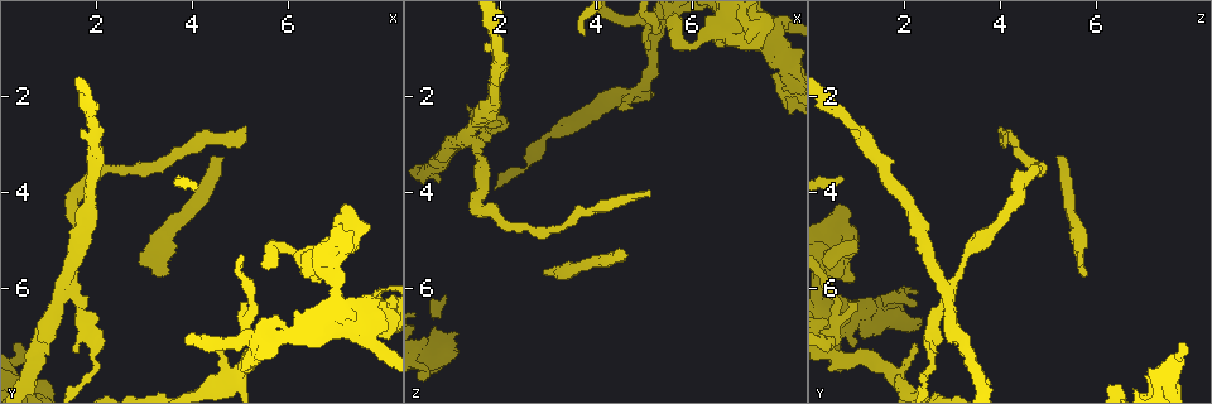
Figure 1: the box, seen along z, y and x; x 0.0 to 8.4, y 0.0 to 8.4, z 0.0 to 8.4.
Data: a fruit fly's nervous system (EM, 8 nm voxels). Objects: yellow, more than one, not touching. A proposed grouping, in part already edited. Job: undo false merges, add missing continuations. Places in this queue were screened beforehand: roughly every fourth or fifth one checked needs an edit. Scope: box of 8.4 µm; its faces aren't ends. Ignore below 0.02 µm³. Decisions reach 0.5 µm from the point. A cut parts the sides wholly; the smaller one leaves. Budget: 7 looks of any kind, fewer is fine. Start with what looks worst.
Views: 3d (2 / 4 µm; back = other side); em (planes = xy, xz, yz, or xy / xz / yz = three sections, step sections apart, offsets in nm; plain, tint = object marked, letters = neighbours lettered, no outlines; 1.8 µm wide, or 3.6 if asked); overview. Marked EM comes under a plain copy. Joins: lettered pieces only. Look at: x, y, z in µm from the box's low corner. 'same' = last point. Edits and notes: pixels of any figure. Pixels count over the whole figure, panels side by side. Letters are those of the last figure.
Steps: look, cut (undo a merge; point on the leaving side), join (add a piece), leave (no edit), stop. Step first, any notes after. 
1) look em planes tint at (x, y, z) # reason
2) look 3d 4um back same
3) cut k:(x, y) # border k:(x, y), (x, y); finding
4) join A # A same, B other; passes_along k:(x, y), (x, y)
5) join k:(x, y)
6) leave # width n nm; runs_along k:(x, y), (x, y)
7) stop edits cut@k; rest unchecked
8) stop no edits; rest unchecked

look em xy step 8 tint at (1.30, 6.20, 2.95) # abrupt turn

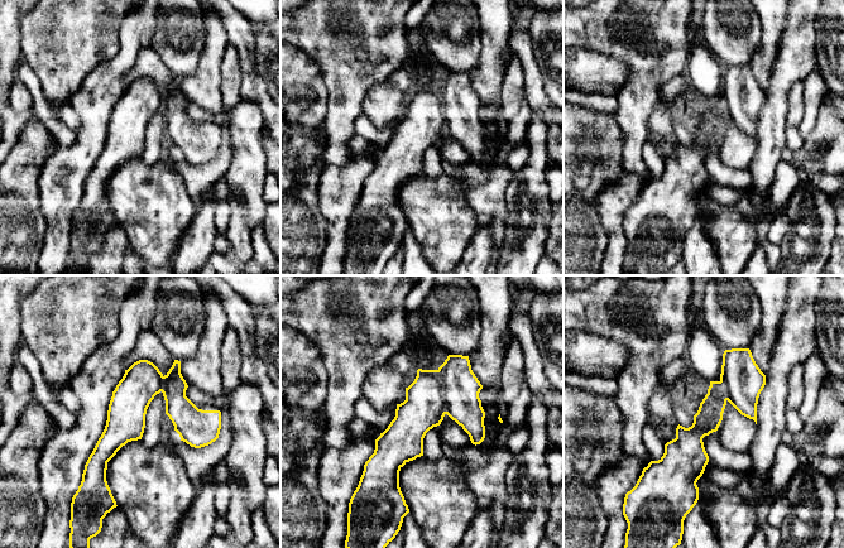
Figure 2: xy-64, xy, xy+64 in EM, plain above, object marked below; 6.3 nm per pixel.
look em planes letters same

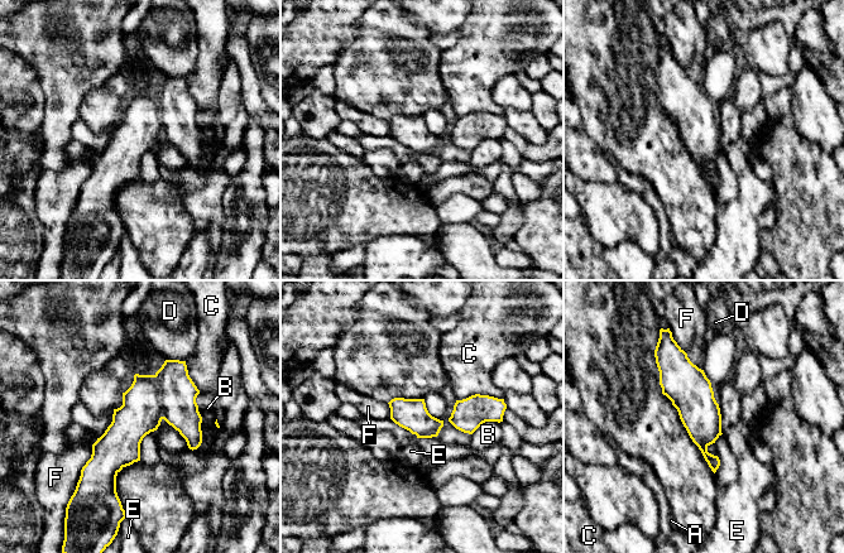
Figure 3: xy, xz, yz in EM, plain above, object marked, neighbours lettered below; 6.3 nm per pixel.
cut 3:(178, 393) # A other, B other, C other, D other, E other, F other; border 3:(154, 375), (158, 383), (162, 418); two neurons meet here

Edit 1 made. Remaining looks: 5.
look overview # redraw

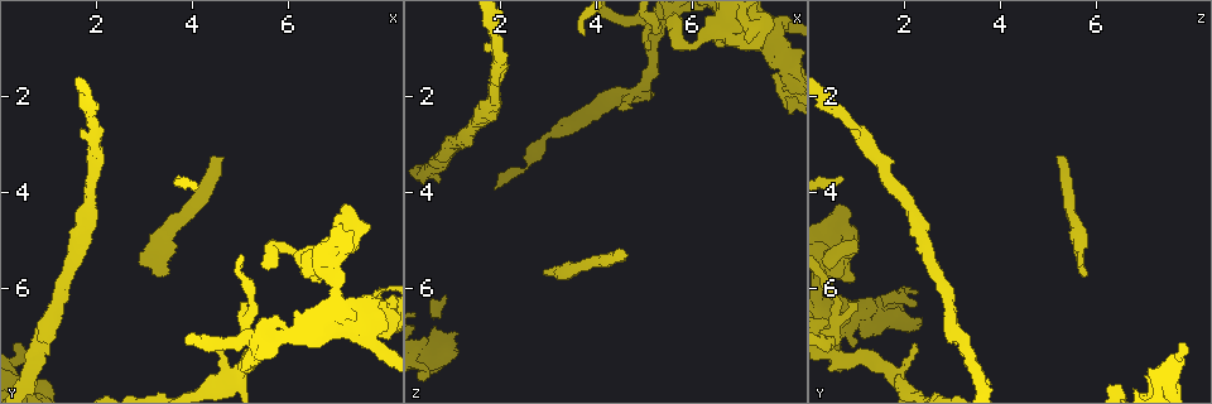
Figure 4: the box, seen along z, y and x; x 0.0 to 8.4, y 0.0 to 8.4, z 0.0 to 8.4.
look em planes letters at (4.65, 3.25, 5.30) # branch stops here

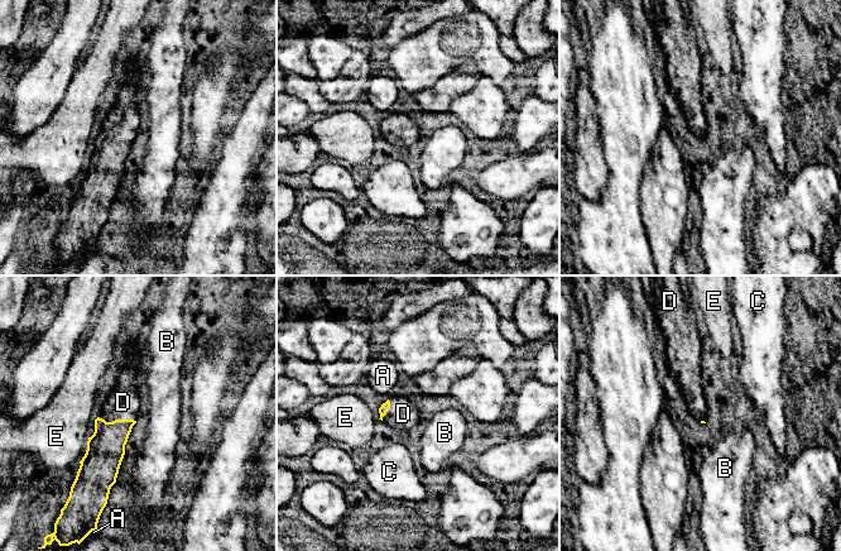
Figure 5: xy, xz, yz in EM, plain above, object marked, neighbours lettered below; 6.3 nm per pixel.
join D # A other, B other, C other, D same, E other; passes_along 5:(105, 451), (118, 420), (123, 402); the neuron continues

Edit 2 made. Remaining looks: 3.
look 3d 4um at (4.85, 7.90, 1.85)

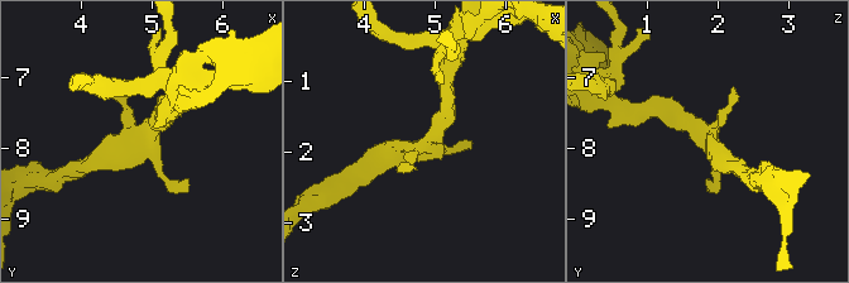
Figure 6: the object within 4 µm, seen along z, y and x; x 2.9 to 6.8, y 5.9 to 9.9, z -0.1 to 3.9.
look em planes letters at (4.85, 7.90, 1.85)

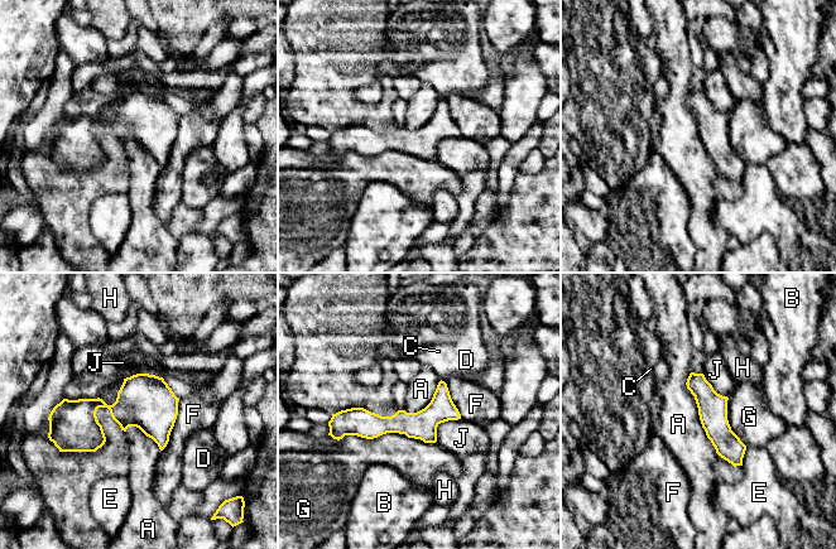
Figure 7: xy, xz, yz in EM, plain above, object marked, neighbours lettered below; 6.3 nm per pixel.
leave # A other, B other, C other, D other, E other, F other, G other, H other, J other; runs_along 7:(456, 414), (344, 420); one neuron here

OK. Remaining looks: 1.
stop edits cut@3, join@5; rest unchecked

